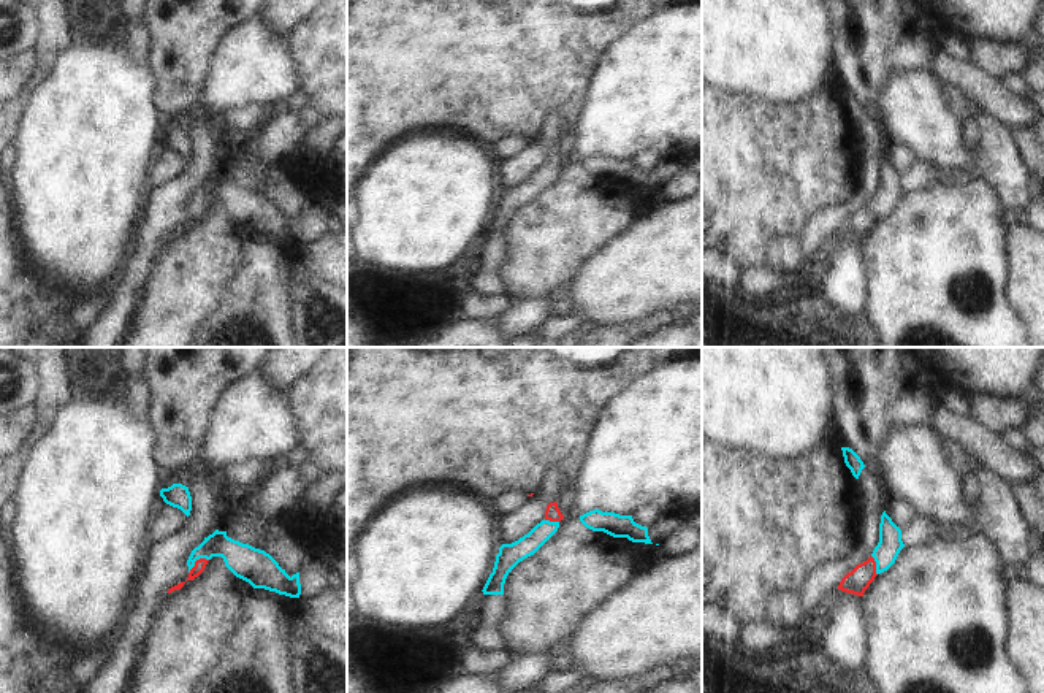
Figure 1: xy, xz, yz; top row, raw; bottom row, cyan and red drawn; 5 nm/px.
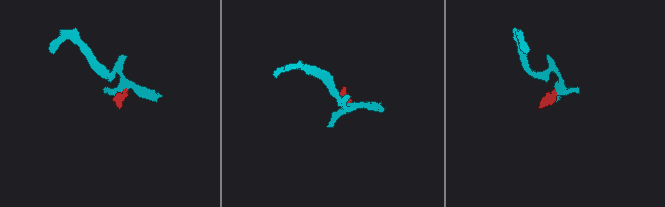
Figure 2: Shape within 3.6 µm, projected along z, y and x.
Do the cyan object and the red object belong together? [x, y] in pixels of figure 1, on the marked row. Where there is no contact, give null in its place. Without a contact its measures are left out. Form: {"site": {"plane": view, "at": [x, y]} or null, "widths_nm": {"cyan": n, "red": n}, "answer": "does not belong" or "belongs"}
{"site": {"plane": "xy", "at": [195, 560]}, "widths_nm": {"cyan": 170, "red": 60}, "answer": "belongs"}

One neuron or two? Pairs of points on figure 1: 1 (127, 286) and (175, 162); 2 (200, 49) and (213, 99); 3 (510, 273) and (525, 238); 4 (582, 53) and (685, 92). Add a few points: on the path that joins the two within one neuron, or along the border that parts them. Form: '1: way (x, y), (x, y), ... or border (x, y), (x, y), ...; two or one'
1: border (187, 162), (175, 178), (151, 187); two
2: border (219, 42), (197, 100); two
3: way (518, 265), (525, 259), (525, 246); one
4: border (624, 32), (604, 51), (585, 94); two

